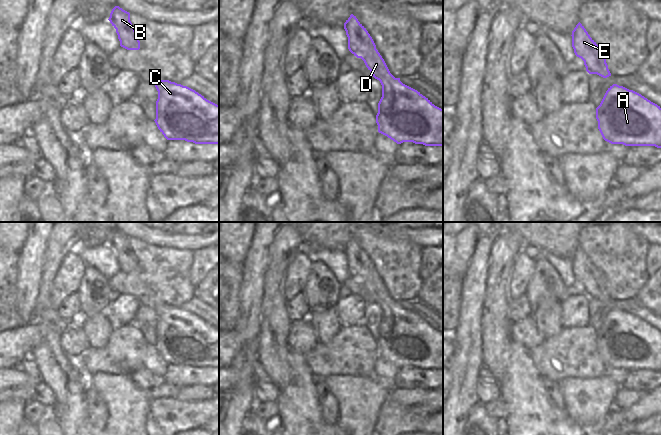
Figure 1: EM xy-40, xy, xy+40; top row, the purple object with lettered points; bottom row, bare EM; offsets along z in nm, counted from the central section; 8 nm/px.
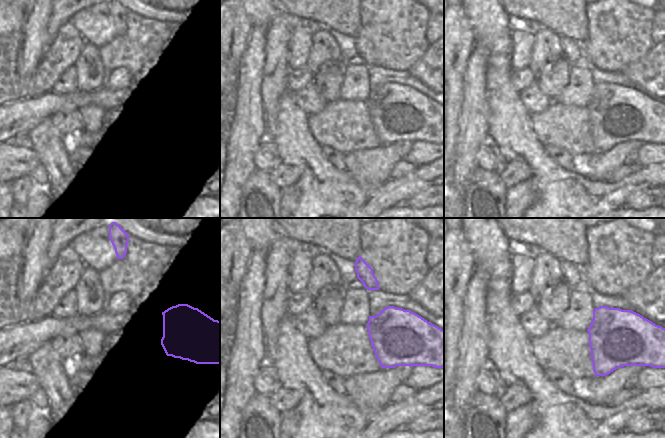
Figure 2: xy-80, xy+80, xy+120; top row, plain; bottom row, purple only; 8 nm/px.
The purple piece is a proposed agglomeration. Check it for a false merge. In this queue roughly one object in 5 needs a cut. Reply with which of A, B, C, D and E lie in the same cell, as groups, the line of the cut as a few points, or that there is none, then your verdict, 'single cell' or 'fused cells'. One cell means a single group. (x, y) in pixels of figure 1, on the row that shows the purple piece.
groups A B C D E; cut none; single cell

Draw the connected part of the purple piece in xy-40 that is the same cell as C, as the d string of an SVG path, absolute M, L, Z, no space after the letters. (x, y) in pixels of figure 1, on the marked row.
M169 80L154 85L158 91L154 121L167 140L219 144L219 105Z

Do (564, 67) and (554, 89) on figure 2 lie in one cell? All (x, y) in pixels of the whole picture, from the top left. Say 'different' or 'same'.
same

